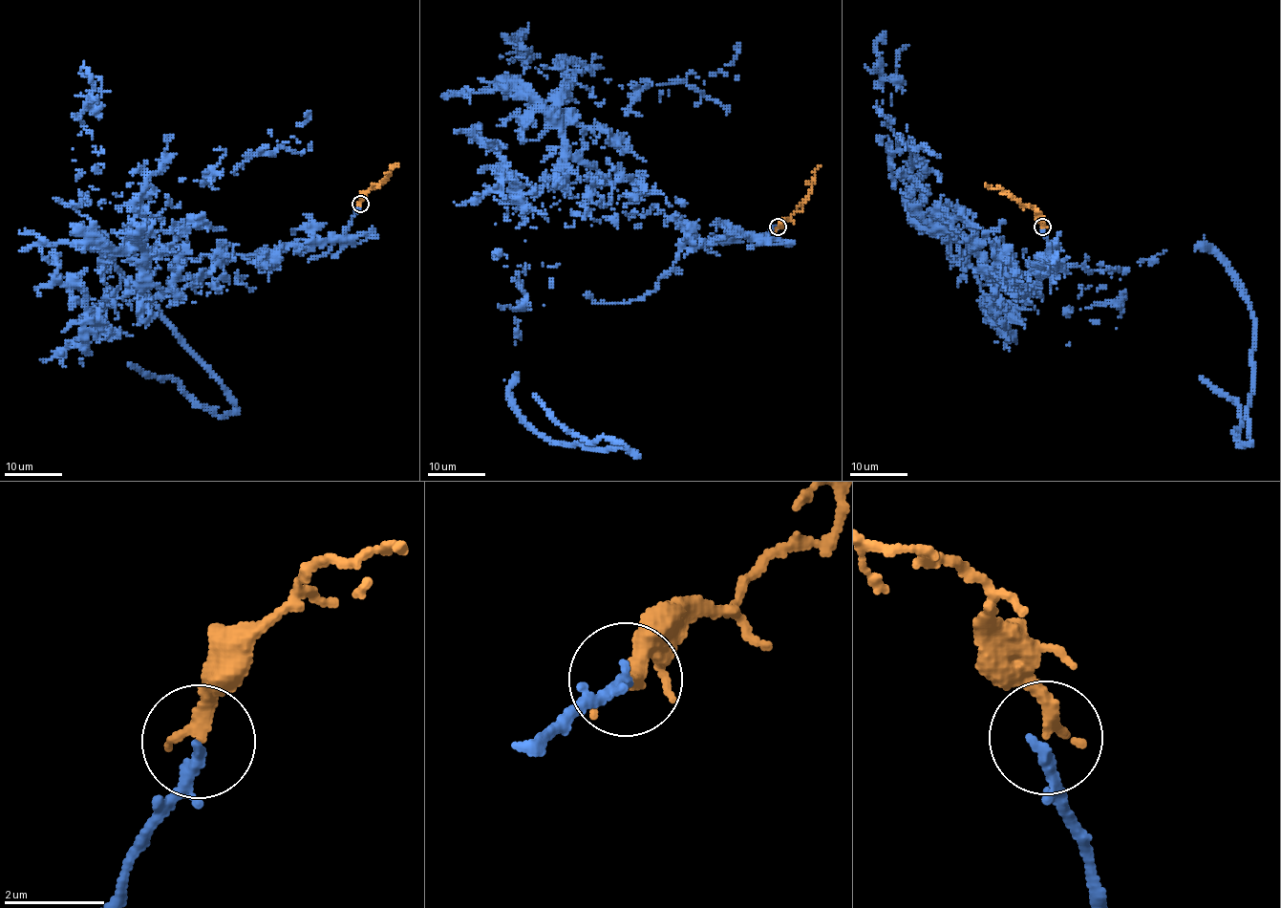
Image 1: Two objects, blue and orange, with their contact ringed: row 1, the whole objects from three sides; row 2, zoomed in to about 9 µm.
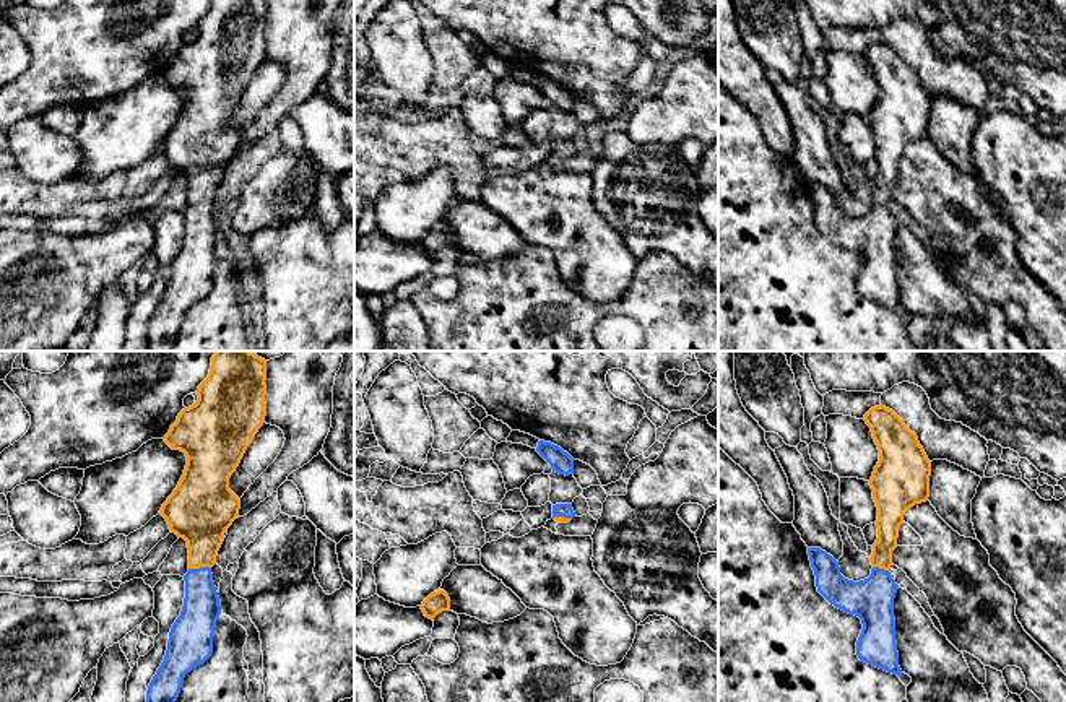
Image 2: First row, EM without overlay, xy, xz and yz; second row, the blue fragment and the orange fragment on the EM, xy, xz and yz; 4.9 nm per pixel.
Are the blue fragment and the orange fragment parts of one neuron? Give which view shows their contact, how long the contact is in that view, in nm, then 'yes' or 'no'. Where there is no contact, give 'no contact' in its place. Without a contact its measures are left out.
xy | 110 nm | yes

